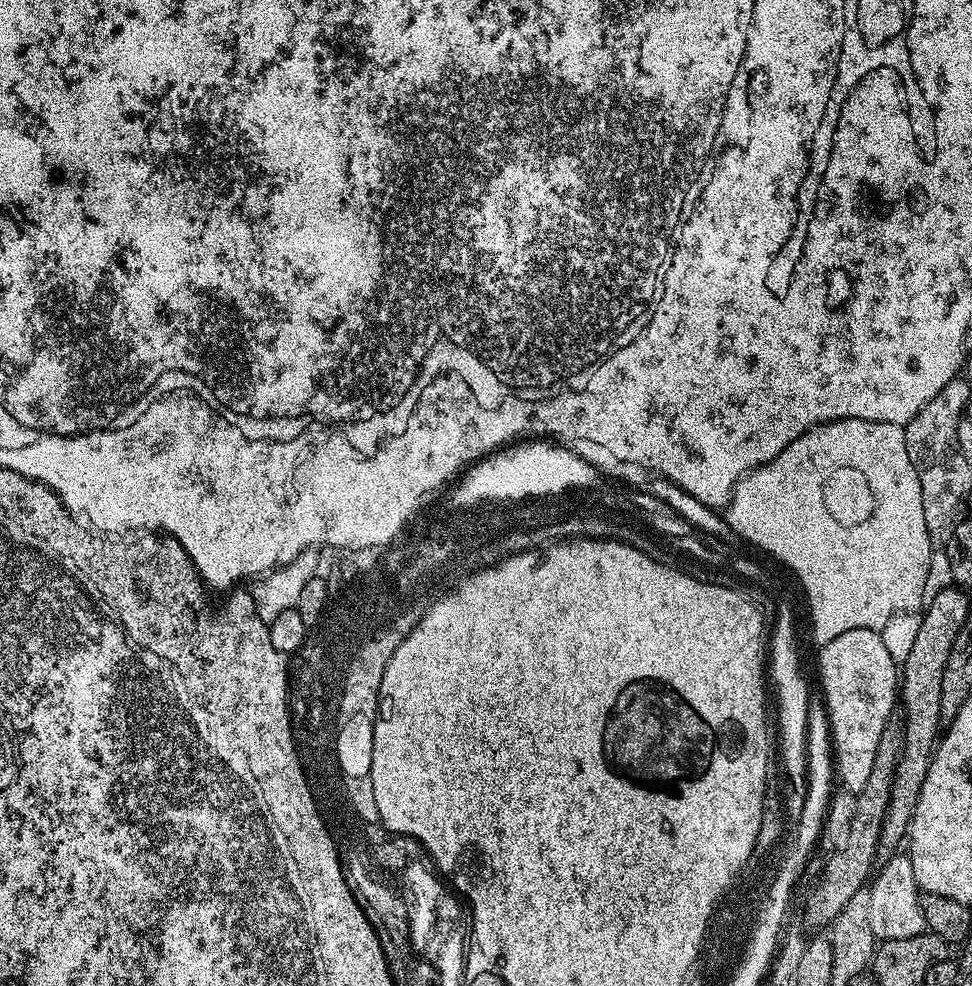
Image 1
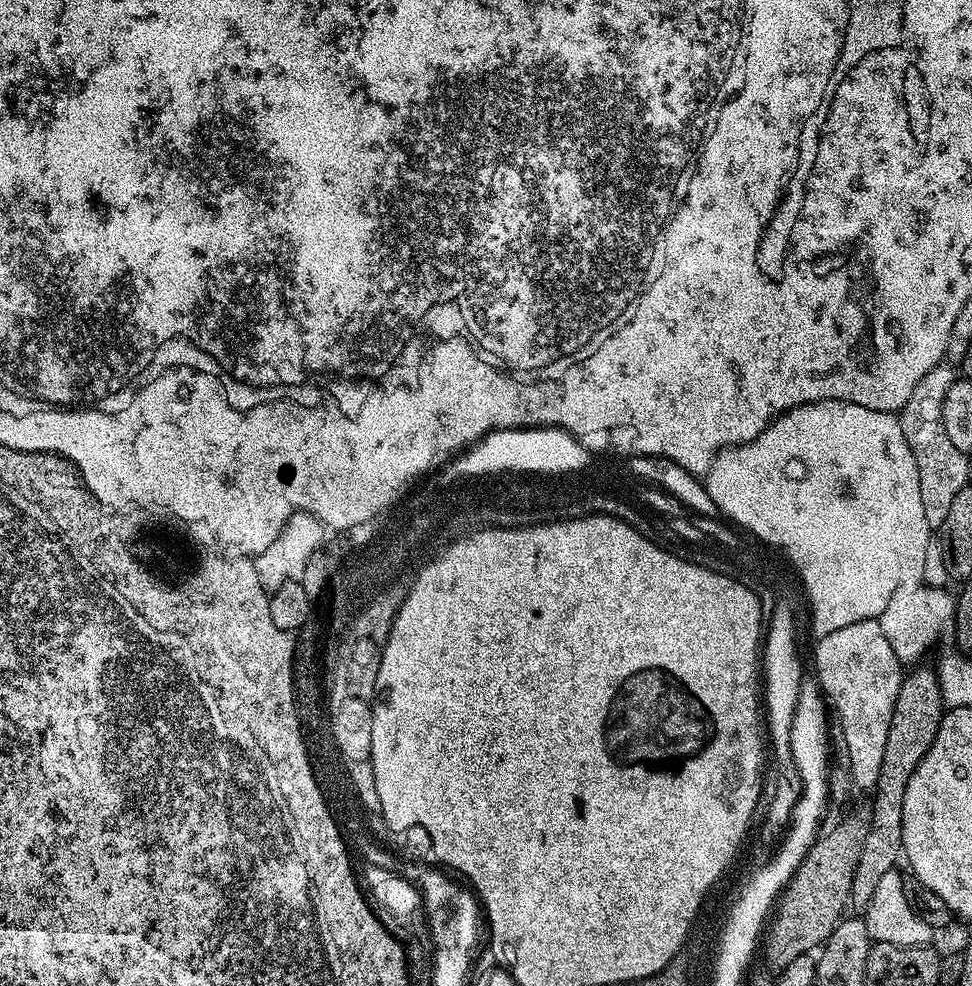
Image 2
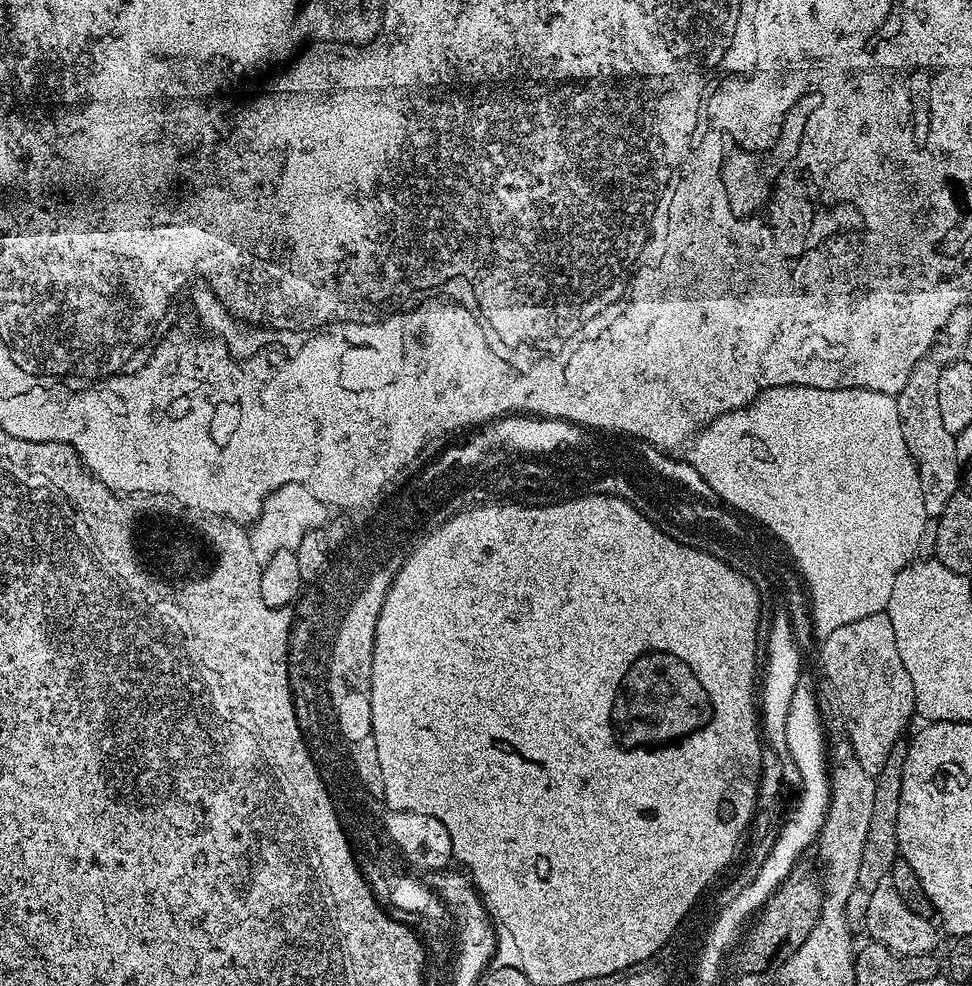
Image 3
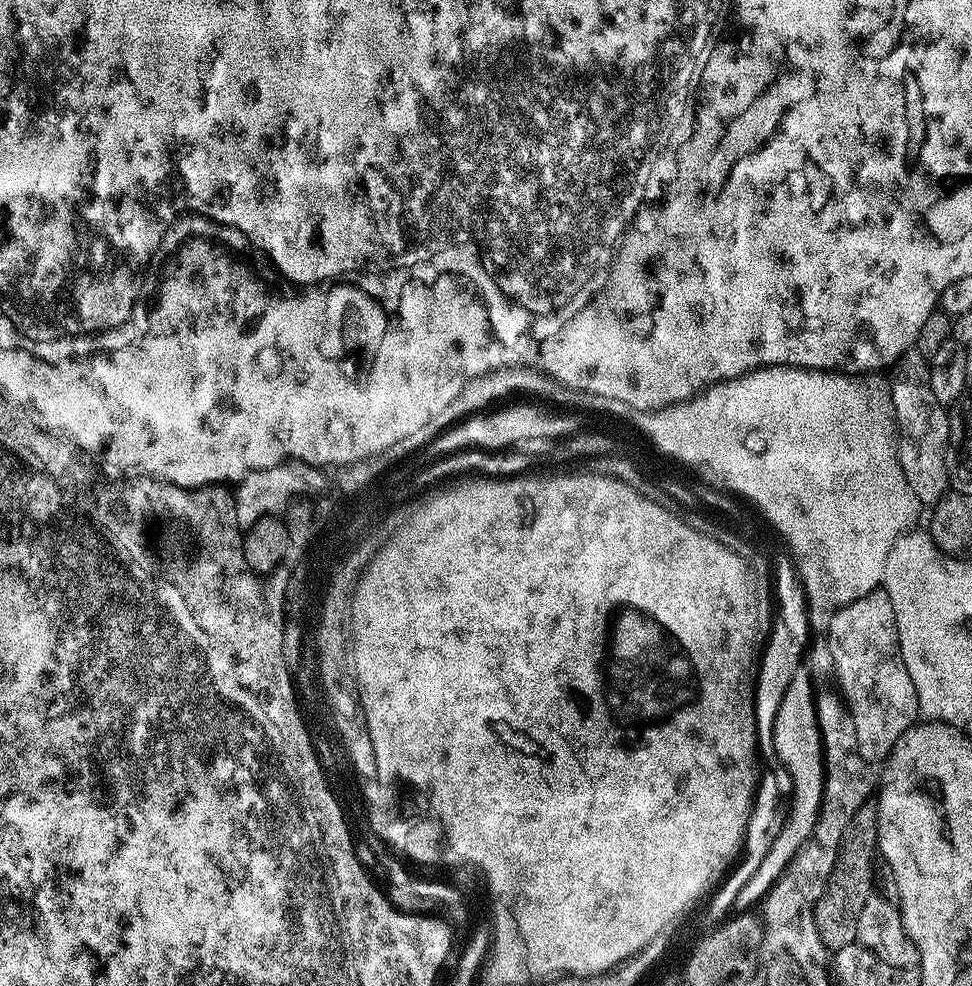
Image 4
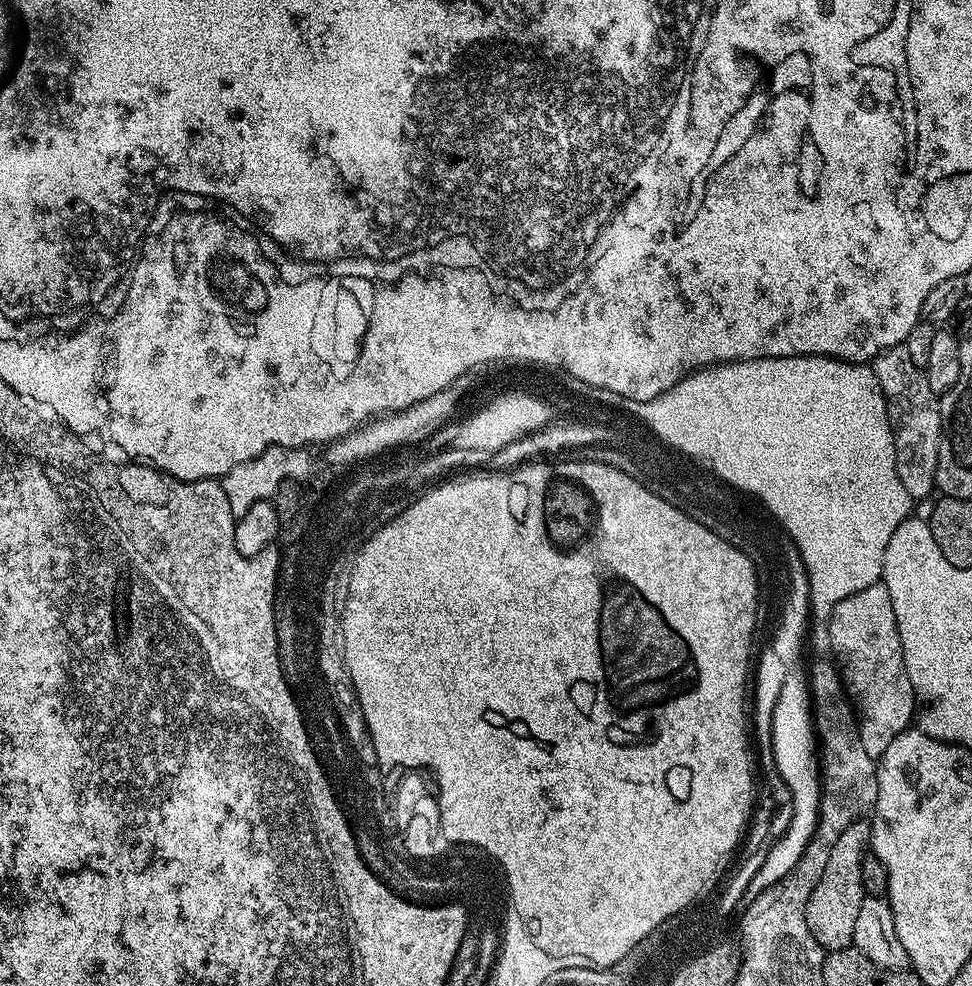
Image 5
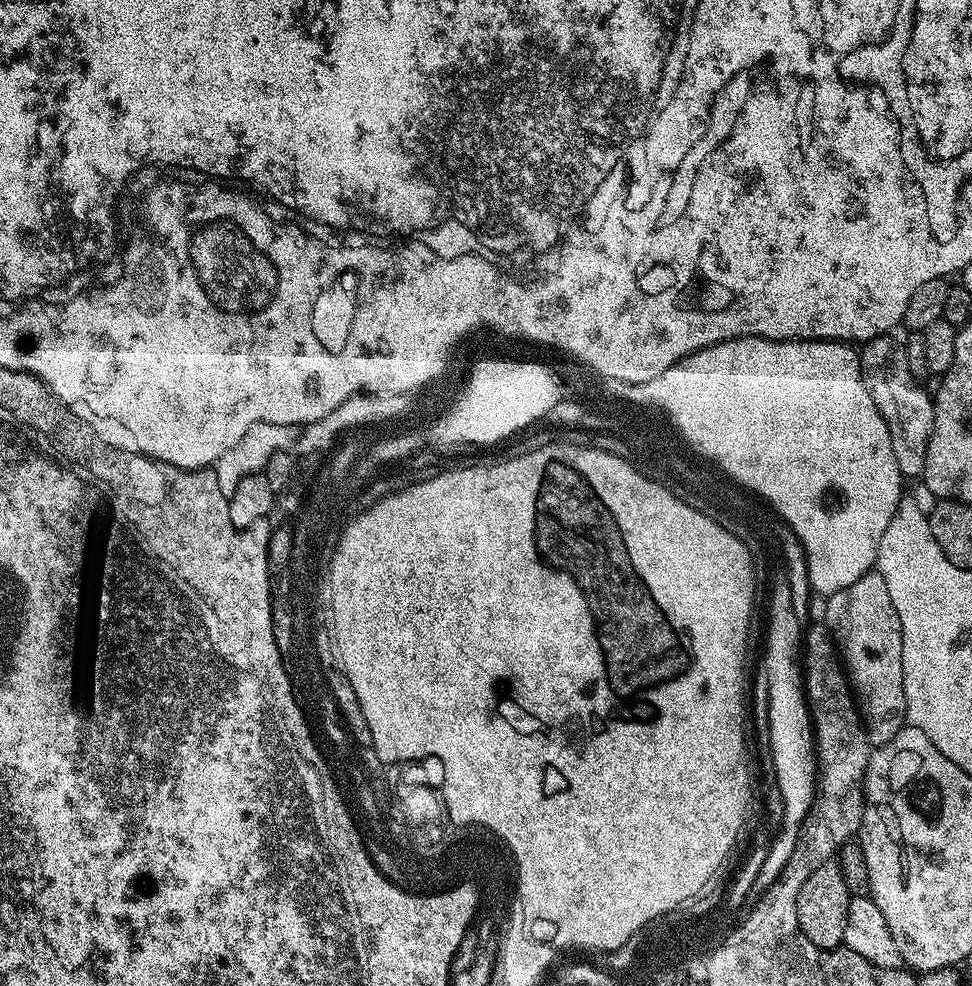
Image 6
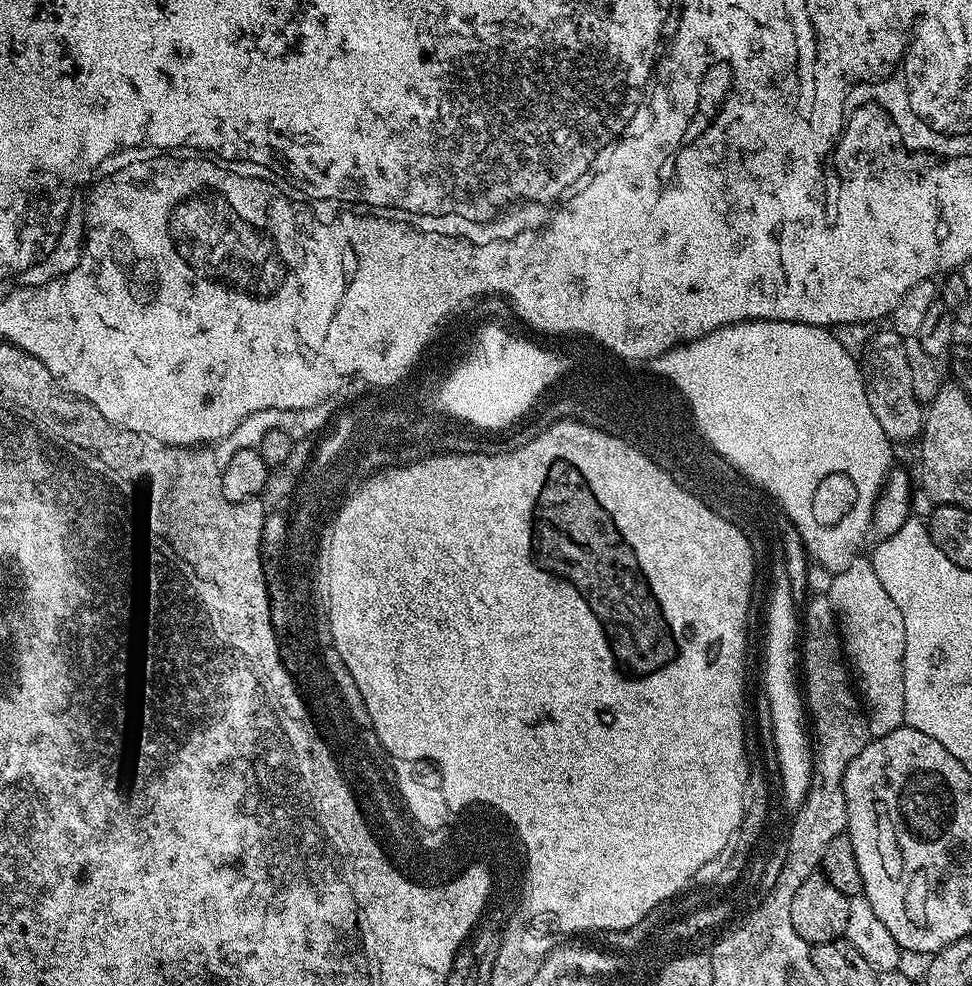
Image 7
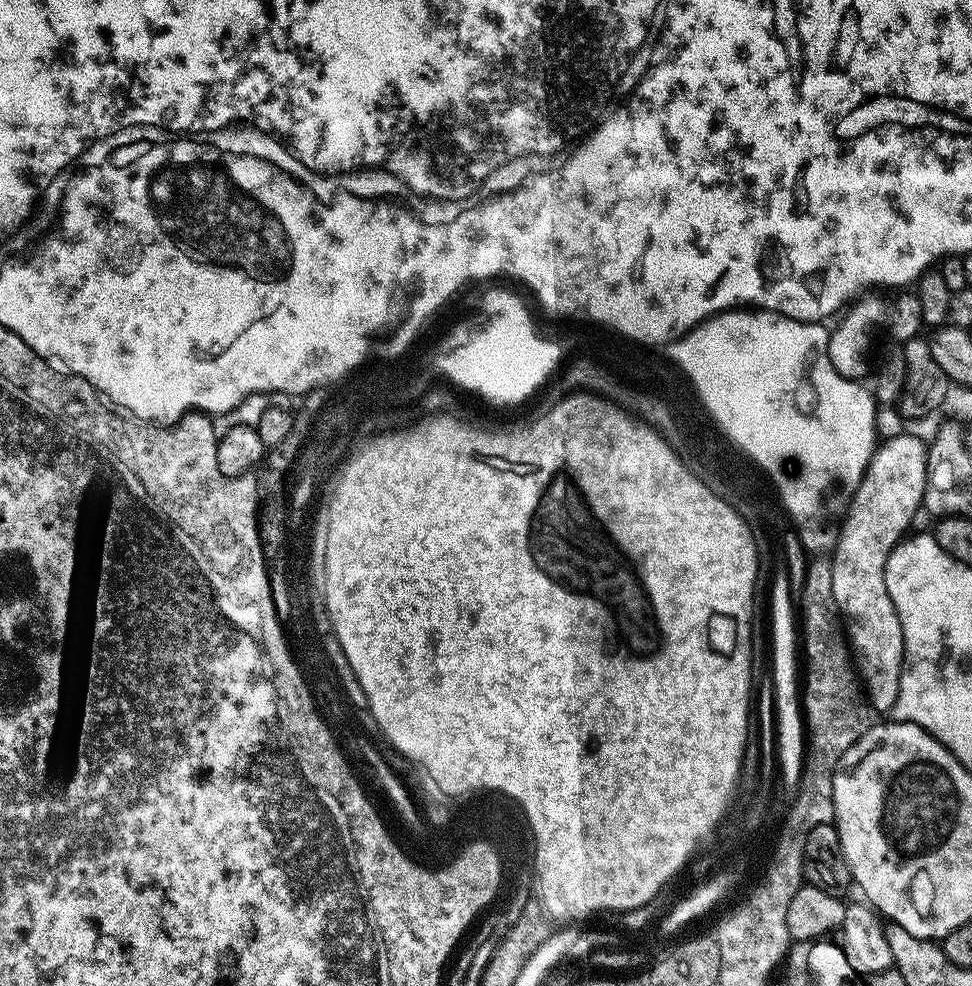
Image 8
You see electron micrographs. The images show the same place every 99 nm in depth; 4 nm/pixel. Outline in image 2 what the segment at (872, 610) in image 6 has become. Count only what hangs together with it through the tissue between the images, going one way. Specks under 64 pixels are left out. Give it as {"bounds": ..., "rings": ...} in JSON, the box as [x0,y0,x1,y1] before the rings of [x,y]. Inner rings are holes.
{"bounds":[815,619,906,789],"rings":[[[879,619],[854,622],[819,637],[816,643],[815,679],[820,682],[820,691],[824,693],[834,716],[841,720],[843,733],[846,734],[847,749],[851,757],[851,773],[857,789],[875,789],[878,774],[882,774],[882,757],[886,751],[886,734],[890,734],[890,718],[894,714],[894,702],[898,702],[898,690],[902,686],[906,672],[900,663],[898,654],[890,646],[882,630]]]}

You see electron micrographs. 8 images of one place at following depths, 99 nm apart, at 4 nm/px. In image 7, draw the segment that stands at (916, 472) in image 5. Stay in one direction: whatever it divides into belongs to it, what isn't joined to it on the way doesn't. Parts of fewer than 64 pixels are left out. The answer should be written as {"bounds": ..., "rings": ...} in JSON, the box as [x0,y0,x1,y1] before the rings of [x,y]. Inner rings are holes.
{"bounds":[859,330,925,441],"rings":[[[891,330],[880,332],[864,348],[864,357],[859,357],[860,374],[864,377],[866,402],[874,410],[874,418],[882,426],[889,440],[915,441],[924,427],[925,409],[914,394],[914,385],[910,383],[910,361],[906,359],[905,337]]]}

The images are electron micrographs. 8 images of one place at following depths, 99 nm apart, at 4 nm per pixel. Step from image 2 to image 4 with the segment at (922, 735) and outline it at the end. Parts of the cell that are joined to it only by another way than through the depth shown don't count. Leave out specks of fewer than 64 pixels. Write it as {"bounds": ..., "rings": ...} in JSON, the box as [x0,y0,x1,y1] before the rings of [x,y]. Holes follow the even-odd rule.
{"bounds":[816,802,879,950],"rings":[[[869,802],[862,806],[862,810],[858,810],[858,814],[854,814],[840,847],[828,888],[816,903],[816,925],[825,948],[835,950],[857,943],[858,918],[862,915],[862,906],[866,906],[866,898],[874,895],[874,873],[878,868],[876,860],[878,864],[879,846],[878,814],[875,803]]]}

